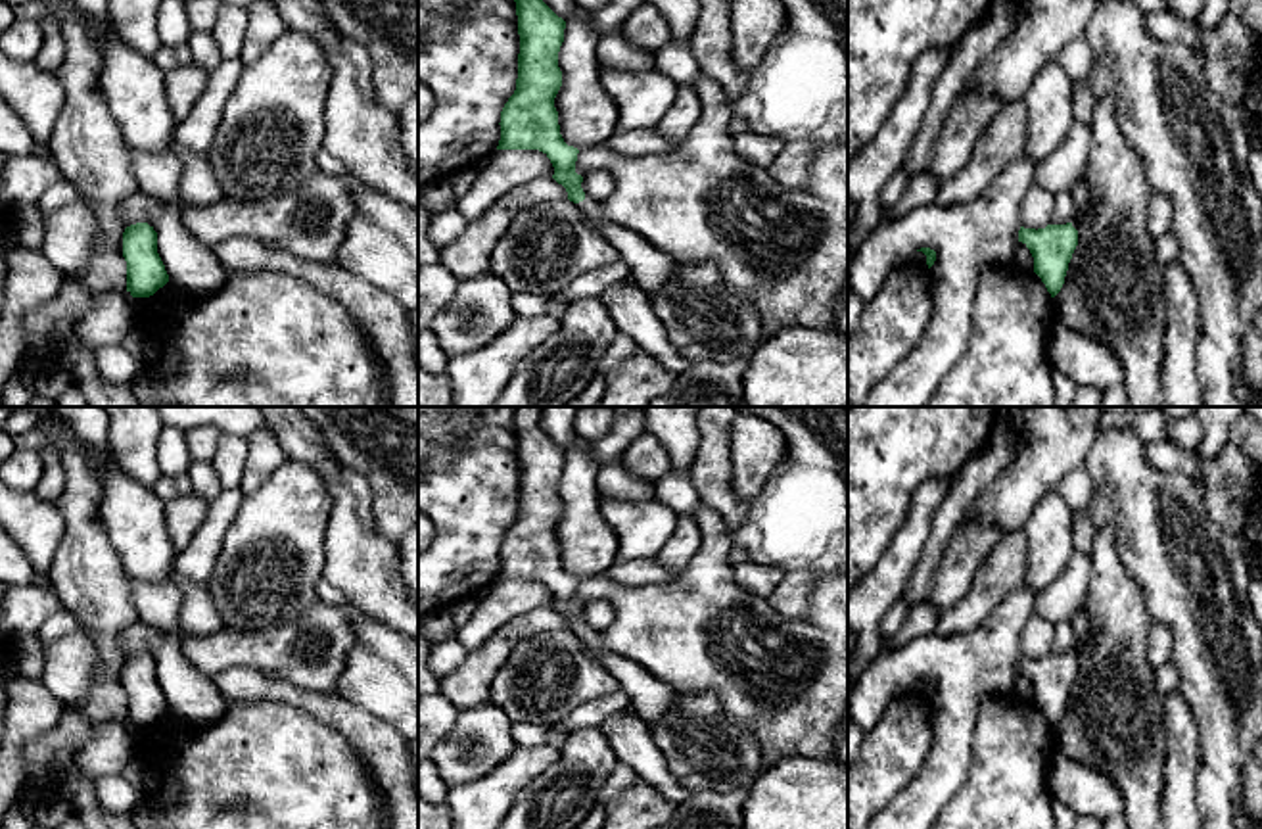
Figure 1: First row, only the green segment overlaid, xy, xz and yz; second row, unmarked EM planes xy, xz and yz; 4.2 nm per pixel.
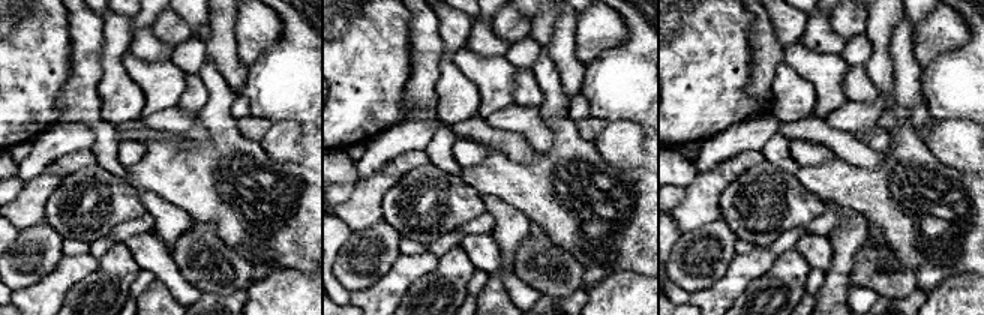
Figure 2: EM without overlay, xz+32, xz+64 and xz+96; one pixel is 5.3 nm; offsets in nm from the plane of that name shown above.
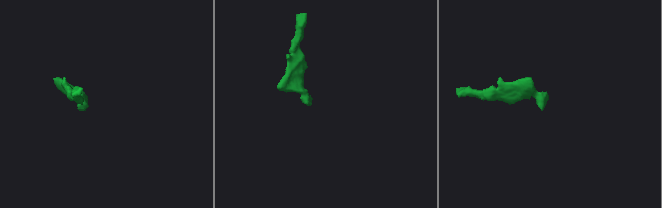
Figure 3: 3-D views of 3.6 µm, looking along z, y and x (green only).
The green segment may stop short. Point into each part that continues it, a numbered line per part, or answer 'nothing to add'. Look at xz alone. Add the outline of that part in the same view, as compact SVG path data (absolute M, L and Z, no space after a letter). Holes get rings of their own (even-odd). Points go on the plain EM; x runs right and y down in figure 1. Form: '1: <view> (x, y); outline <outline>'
1: xz (651, 697); outline M585 624L585 629L575 635L581 639L583 647L614 674L621 691L631 699L629 710L648 727L669 710L675 695L669 683L658 679L637 662L608 651L602 643L602 631Z

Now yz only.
1: yz (1080, 622); outline M1080 608L1076 612L1076 616L1072 618L1072 628L1074 628L1076 643L1074 643L1074 649L1070 652L1078 660L1078 654L1089 637L1089 620L1087 620L1086 608Z

